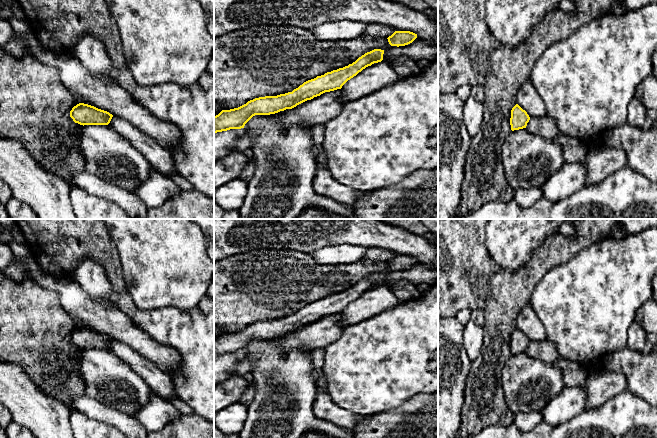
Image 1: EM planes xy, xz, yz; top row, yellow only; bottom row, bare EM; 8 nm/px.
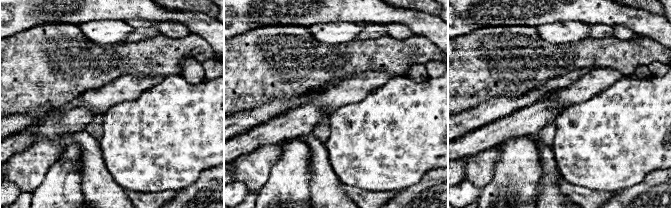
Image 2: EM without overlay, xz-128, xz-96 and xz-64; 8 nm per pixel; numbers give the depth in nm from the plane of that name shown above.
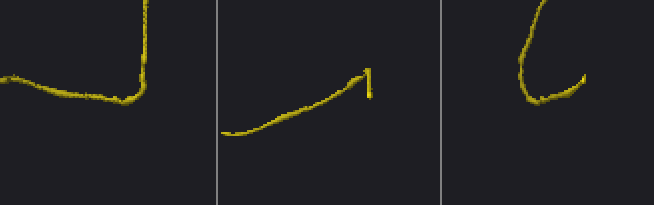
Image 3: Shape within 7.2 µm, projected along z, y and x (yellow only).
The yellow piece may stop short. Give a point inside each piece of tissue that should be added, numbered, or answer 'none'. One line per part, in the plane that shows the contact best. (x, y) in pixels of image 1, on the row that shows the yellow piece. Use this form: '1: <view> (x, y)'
none

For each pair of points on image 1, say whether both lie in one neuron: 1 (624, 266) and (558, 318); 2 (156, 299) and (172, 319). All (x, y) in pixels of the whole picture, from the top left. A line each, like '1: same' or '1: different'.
1: same
2: different

